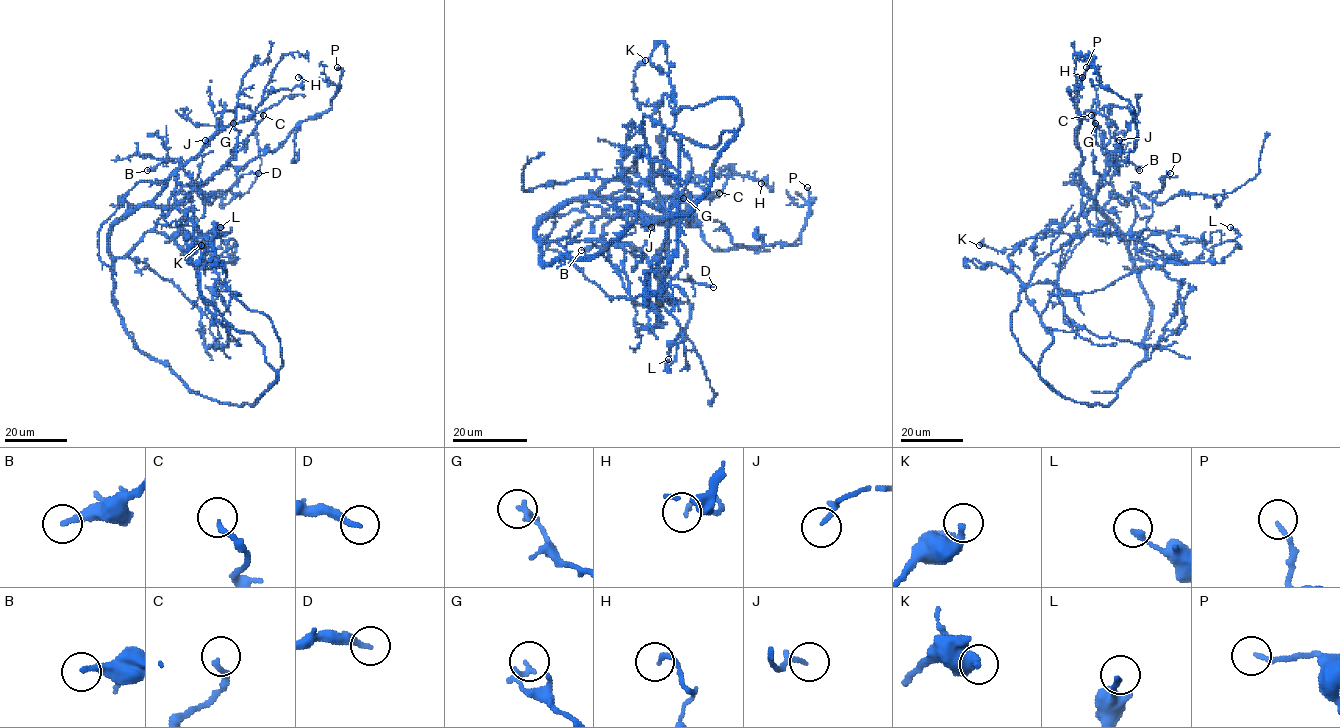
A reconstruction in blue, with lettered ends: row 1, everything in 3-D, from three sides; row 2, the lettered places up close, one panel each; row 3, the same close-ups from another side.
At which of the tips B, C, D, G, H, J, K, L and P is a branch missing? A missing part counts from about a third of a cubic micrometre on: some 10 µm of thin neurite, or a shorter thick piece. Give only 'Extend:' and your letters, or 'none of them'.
Extend: D, J

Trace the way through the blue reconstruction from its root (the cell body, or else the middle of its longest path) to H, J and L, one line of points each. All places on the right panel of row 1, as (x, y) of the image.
H: (1143, 359), (1151, 303), (1125, 236), (1080, 177), (1082, 118), (1071, 91), (1082, 77)
J: (1143, 359), (1151, 303), (1125, 236), (1097, 208), (1080, 177), (1079, 119), (1090, 110), (1105, 115), (1119, 140)
L: (1143, 359), (1151, 303), (1132, 259), (1130, 232), (1146, 254), (1195, 263), (1239, 235), (1230, 227)

